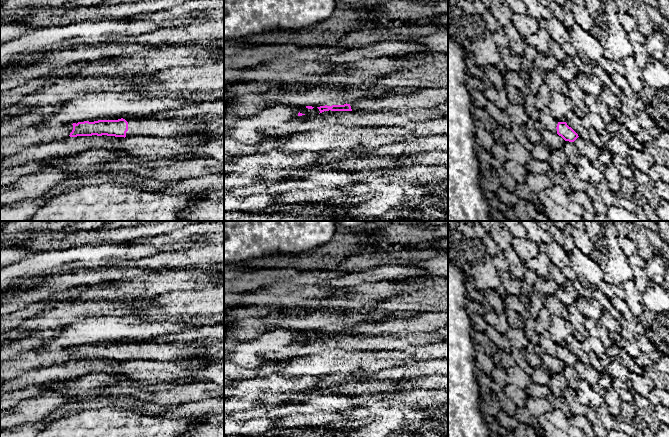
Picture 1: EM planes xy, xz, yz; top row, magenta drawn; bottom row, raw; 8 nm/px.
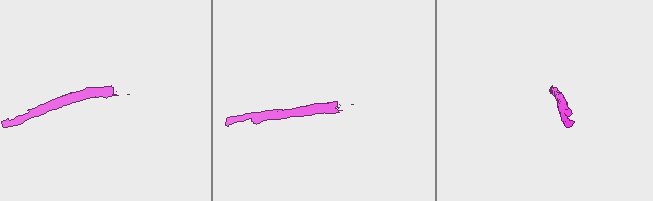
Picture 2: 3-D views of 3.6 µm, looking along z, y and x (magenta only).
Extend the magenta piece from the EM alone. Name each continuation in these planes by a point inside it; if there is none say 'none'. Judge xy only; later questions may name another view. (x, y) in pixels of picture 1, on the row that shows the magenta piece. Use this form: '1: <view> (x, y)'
1: xy (136, 126)

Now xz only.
1: xz (428, 98)

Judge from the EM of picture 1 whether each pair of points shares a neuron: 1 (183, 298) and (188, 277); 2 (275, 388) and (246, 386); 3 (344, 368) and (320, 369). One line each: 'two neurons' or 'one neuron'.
1: two neurons
2: one neuron
3: one neuron

